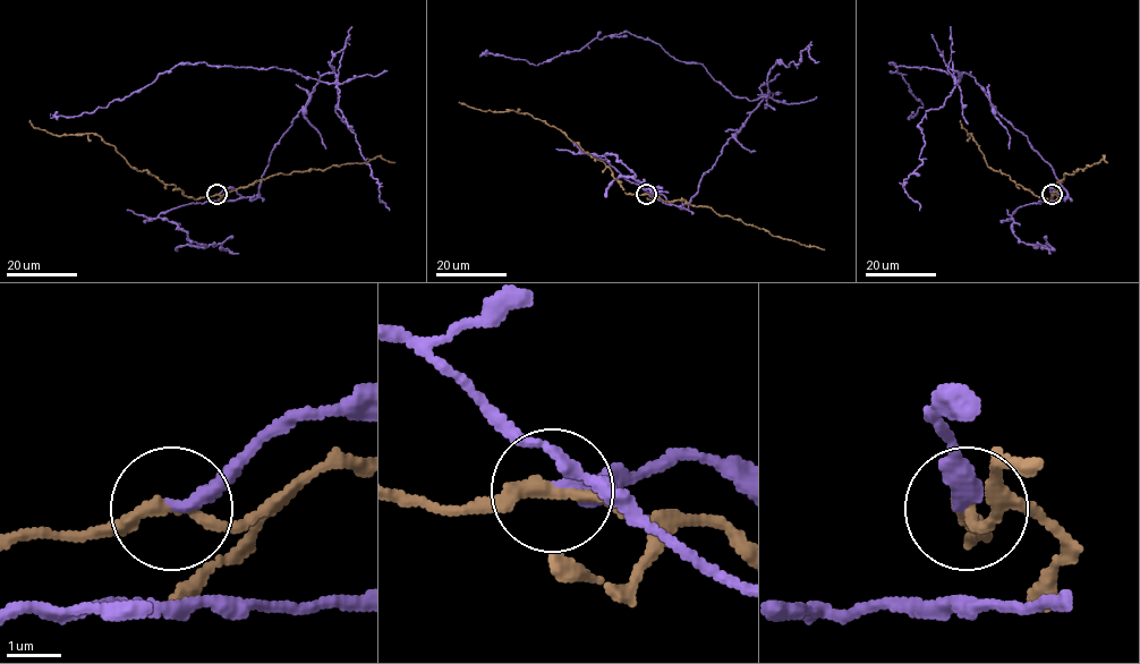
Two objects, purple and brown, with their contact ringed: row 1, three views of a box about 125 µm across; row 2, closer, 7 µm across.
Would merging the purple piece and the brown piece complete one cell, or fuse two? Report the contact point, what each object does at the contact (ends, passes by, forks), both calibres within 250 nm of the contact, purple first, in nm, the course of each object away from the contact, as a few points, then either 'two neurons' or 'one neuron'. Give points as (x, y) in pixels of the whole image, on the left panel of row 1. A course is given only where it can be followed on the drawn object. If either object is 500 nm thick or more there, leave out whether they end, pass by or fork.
(217, 194) | purple ends | brown passes by | 320/240 nm | purple via (218, 195), (257, 193), (274, 145), (334, 73), (333, 83), (177, 65), (91, 112), (50, 113) | brown via (218, 195), (187, 197), (146, 170), (133, 168), (99, 136), (52, 135), (34, 128), (30, 120) | two neurons

